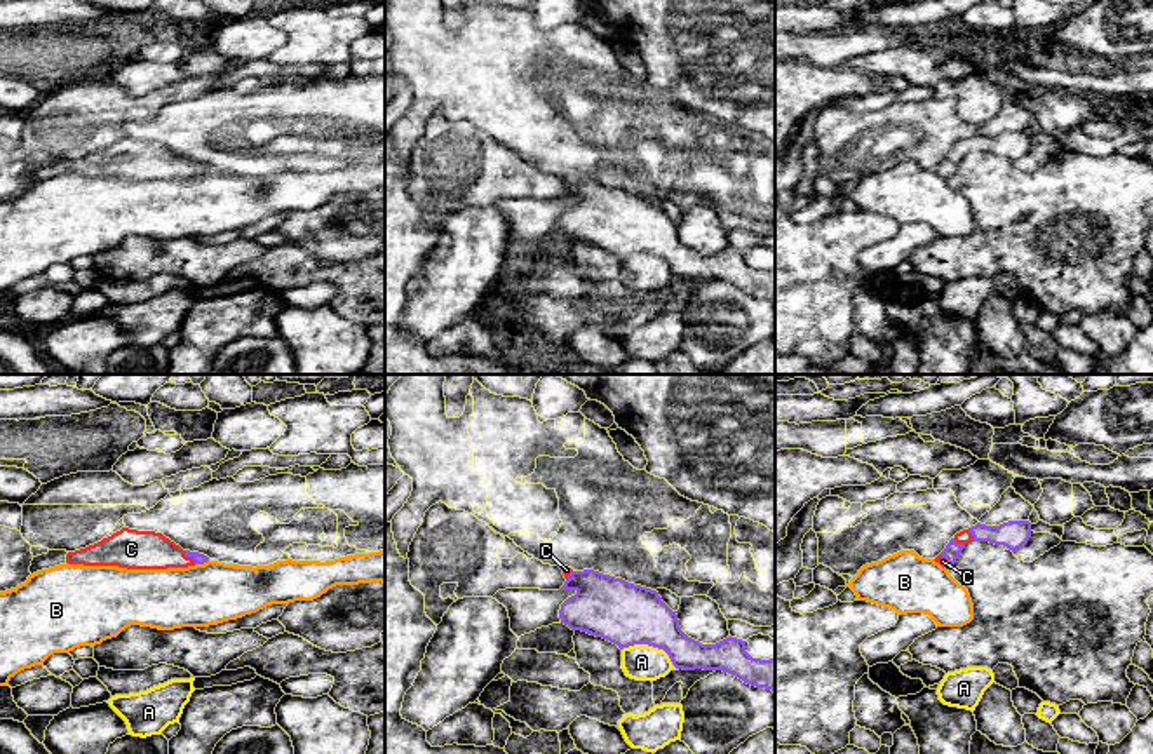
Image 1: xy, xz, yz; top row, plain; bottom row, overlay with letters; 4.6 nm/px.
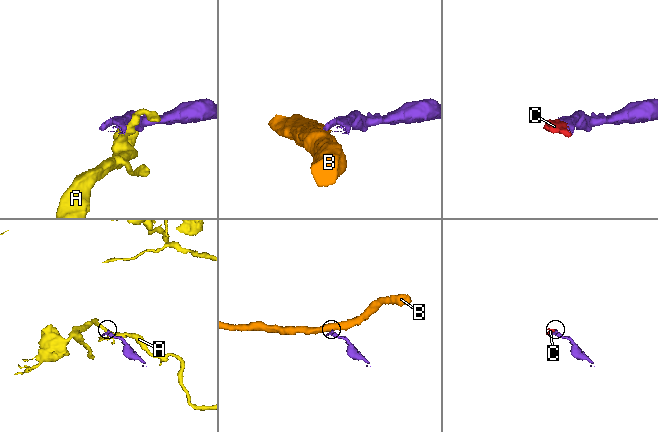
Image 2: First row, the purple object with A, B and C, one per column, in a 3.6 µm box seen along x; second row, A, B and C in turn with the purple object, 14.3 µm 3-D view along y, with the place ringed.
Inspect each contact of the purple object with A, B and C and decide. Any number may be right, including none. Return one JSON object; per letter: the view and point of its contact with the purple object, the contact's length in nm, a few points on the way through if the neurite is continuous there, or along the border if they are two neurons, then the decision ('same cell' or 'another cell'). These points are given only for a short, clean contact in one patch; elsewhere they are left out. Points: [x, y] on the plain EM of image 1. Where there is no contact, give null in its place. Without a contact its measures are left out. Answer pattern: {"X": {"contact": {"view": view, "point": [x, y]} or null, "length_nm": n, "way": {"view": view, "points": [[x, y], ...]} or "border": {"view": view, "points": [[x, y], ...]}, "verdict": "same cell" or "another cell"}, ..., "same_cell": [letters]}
{"A": {"contact": {"view": "xz", "point": [650, 255]}, "length_nm": 260, "verdict": "another cell"}, "B": {"contact": {"view": "xy", "point": [201, 173]}, "length_nm": 70, "border": {"view": "xy", "points": [[208, 169], [195, 175]]}, "verdict": "another cell"}, "C": {"contact": {"view": "xy", "point": [188, 166]}, "length_nm": 90, "verdict": "same cell"}, "same_cell": ["C"]}

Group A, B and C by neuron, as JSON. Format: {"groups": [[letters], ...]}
{"groups": [["A"], ["B"], ["C"]]}

